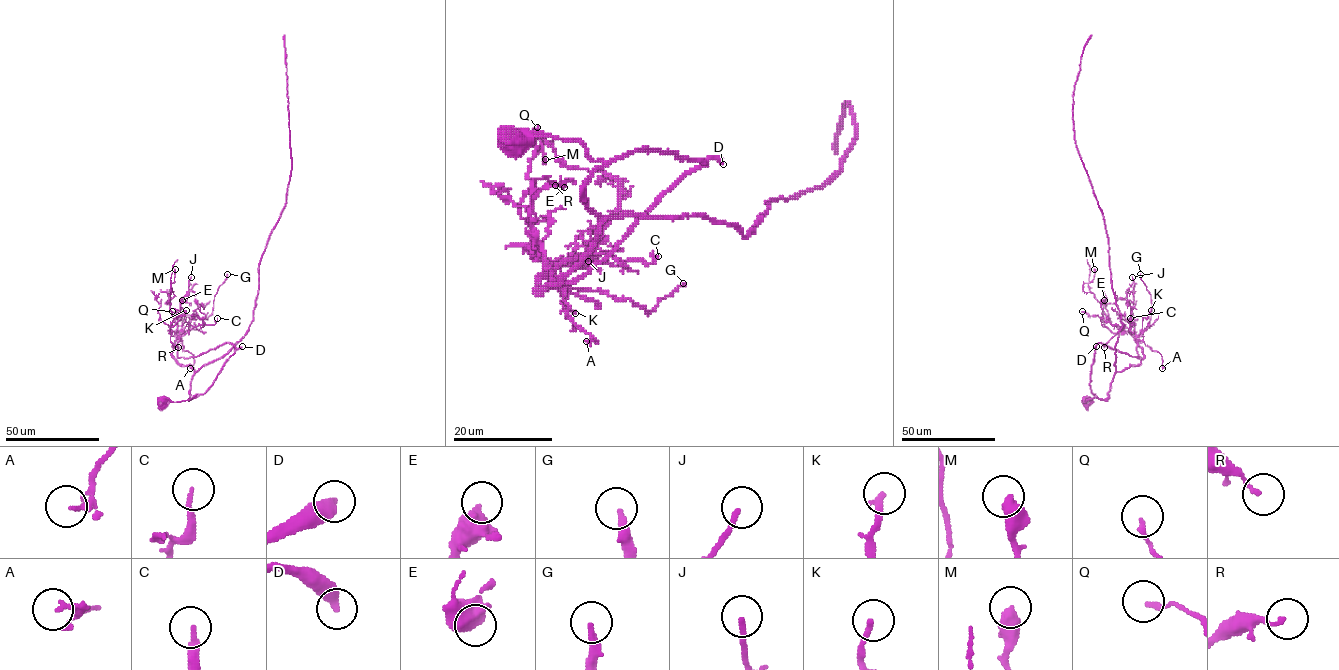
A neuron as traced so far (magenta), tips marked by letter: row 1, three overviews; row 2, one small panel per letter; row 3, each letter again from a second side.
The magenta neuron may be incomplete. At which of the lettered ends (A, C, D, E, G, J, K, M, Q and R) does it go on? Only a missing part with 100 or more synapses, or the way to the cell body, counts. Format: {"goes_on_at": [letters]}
{"goes_on_at": []}

